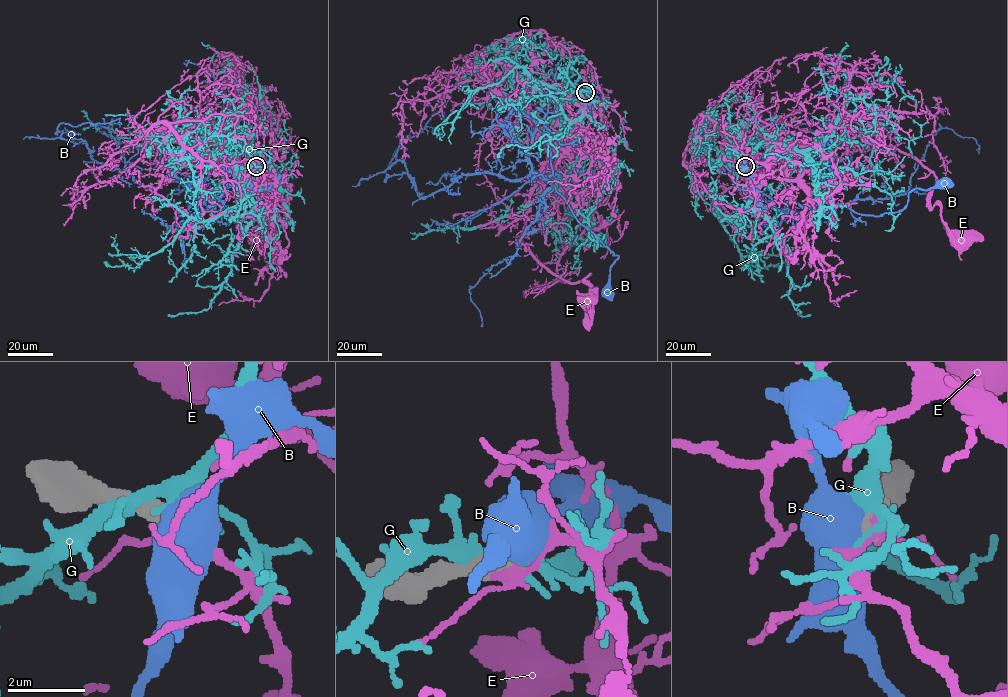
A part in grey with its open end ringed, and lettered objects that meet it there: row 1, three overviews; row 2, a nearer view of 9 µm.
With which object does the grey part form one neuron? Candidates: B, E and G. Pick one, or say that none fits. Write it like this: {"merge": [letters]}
{"merge": ["E"]}

